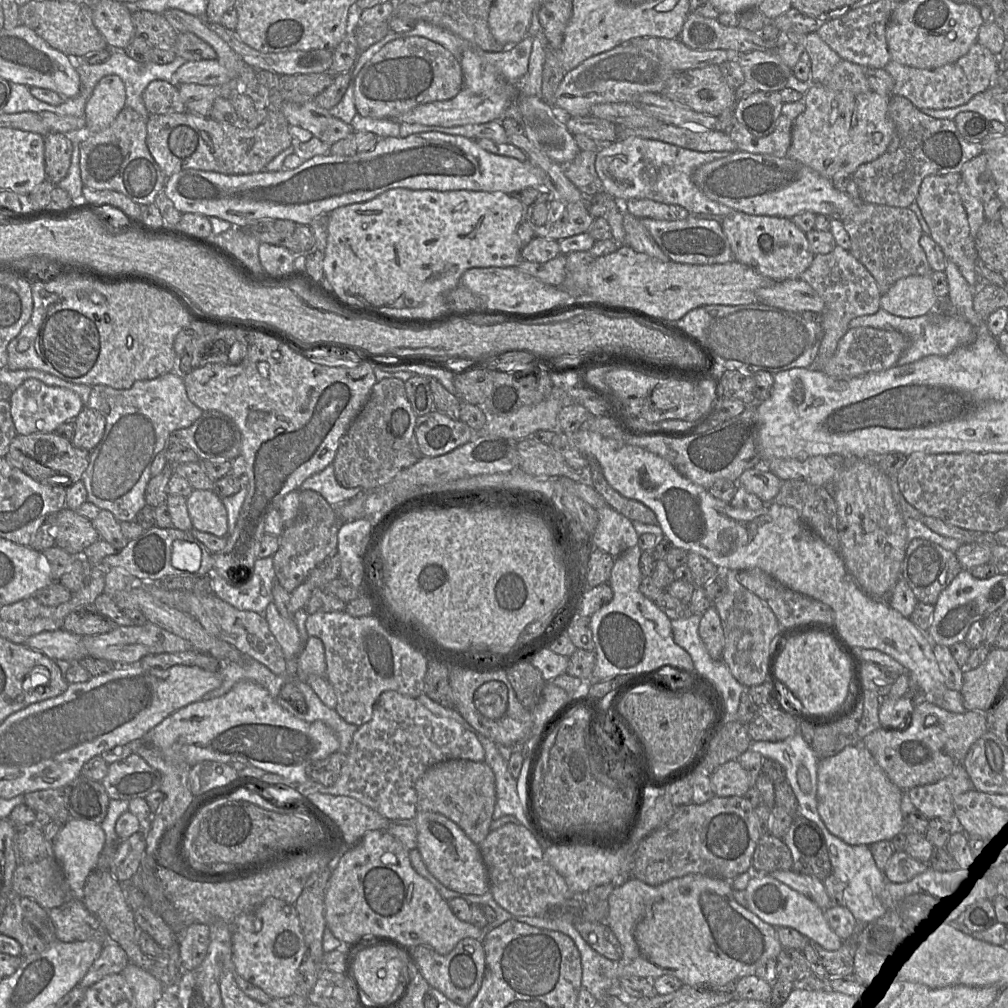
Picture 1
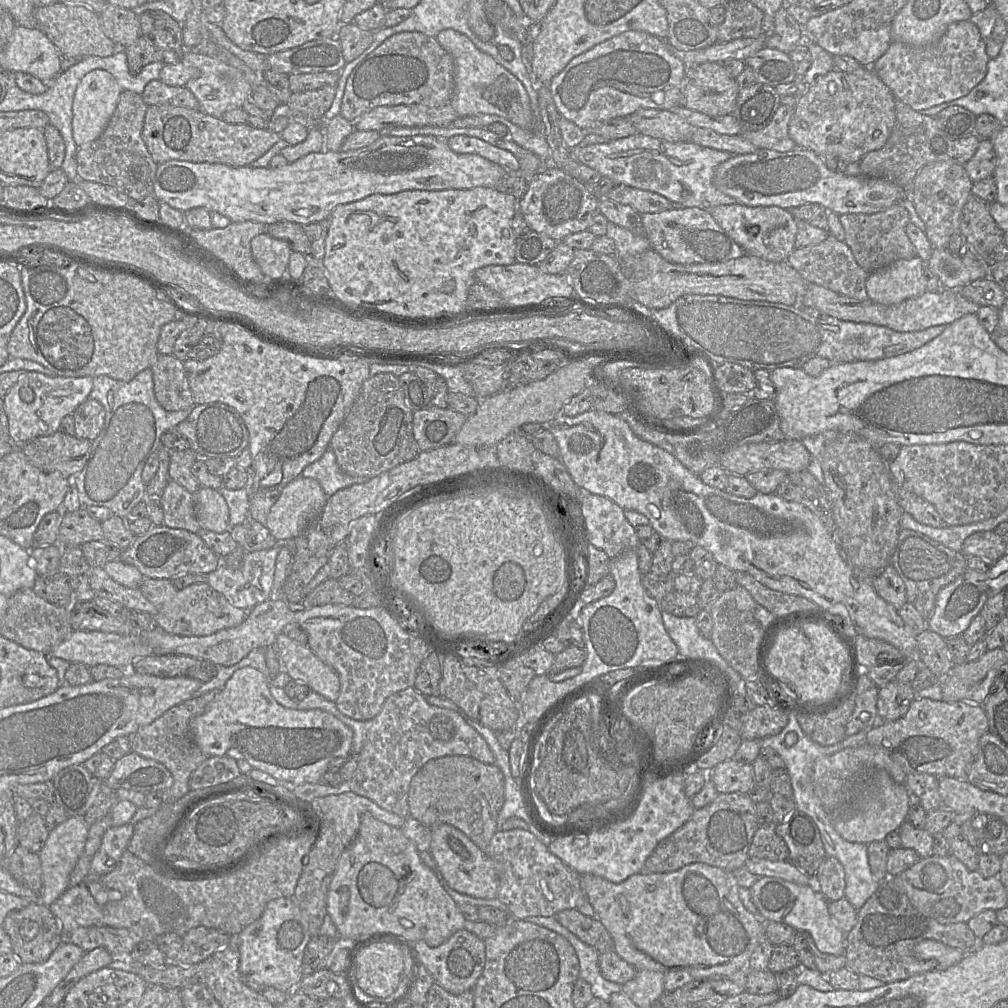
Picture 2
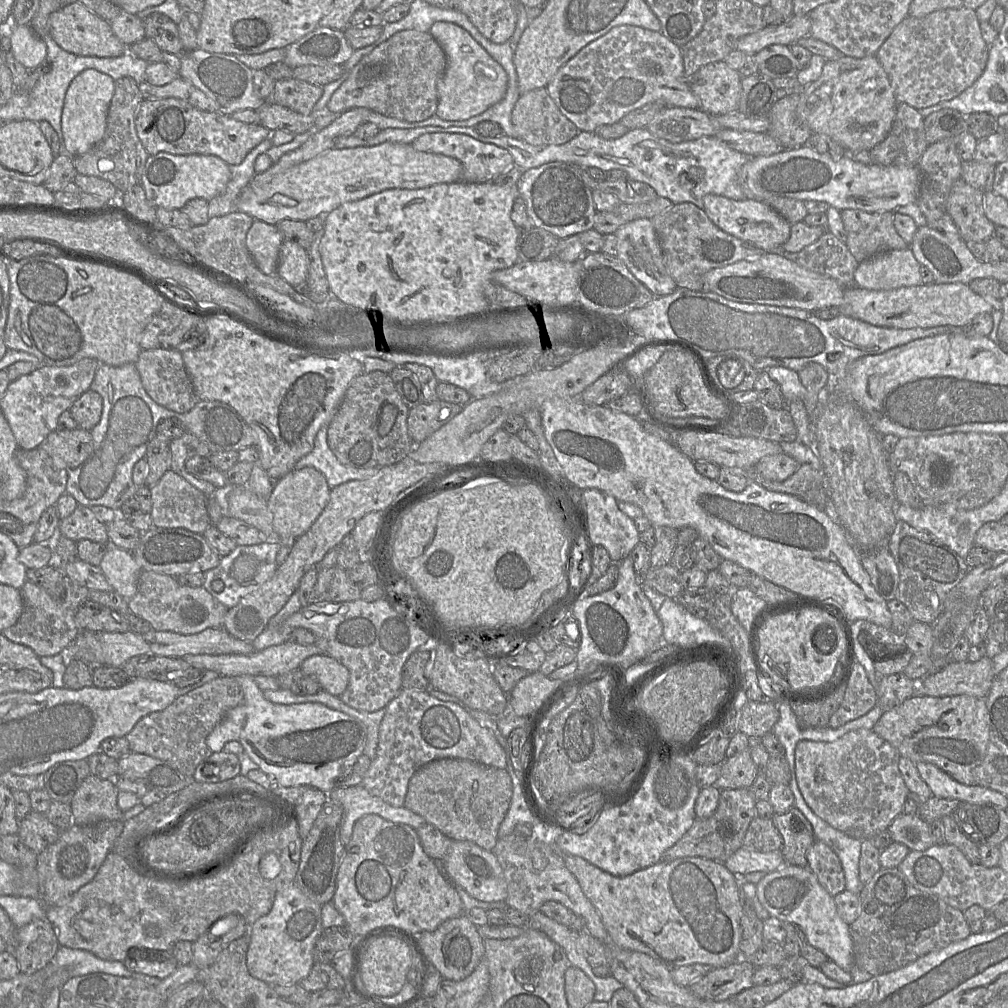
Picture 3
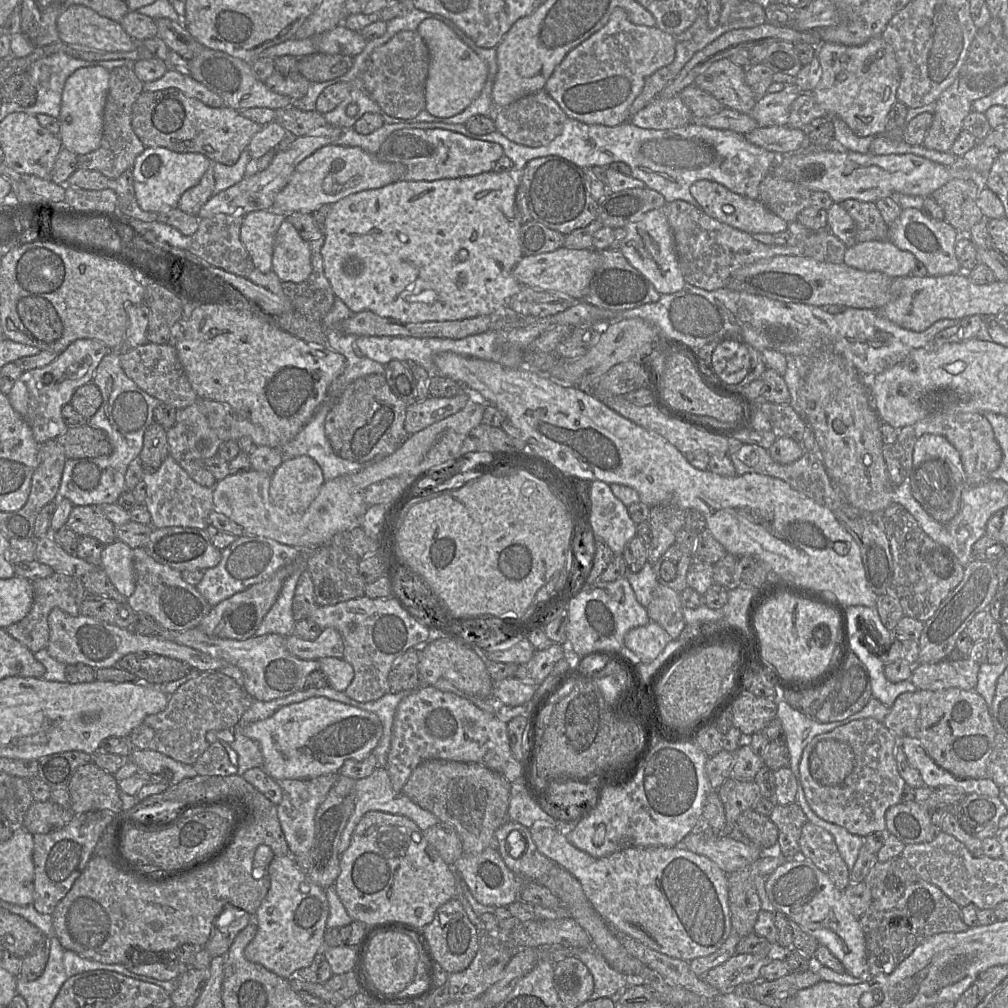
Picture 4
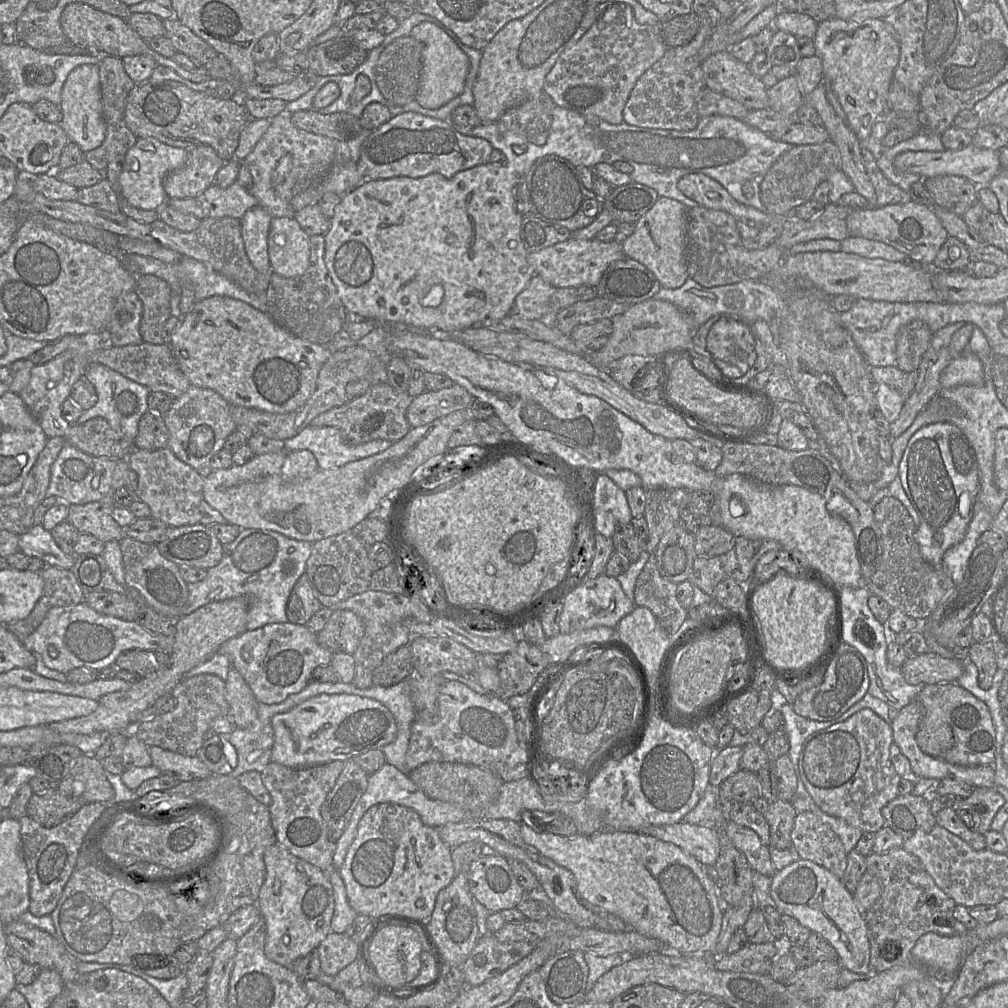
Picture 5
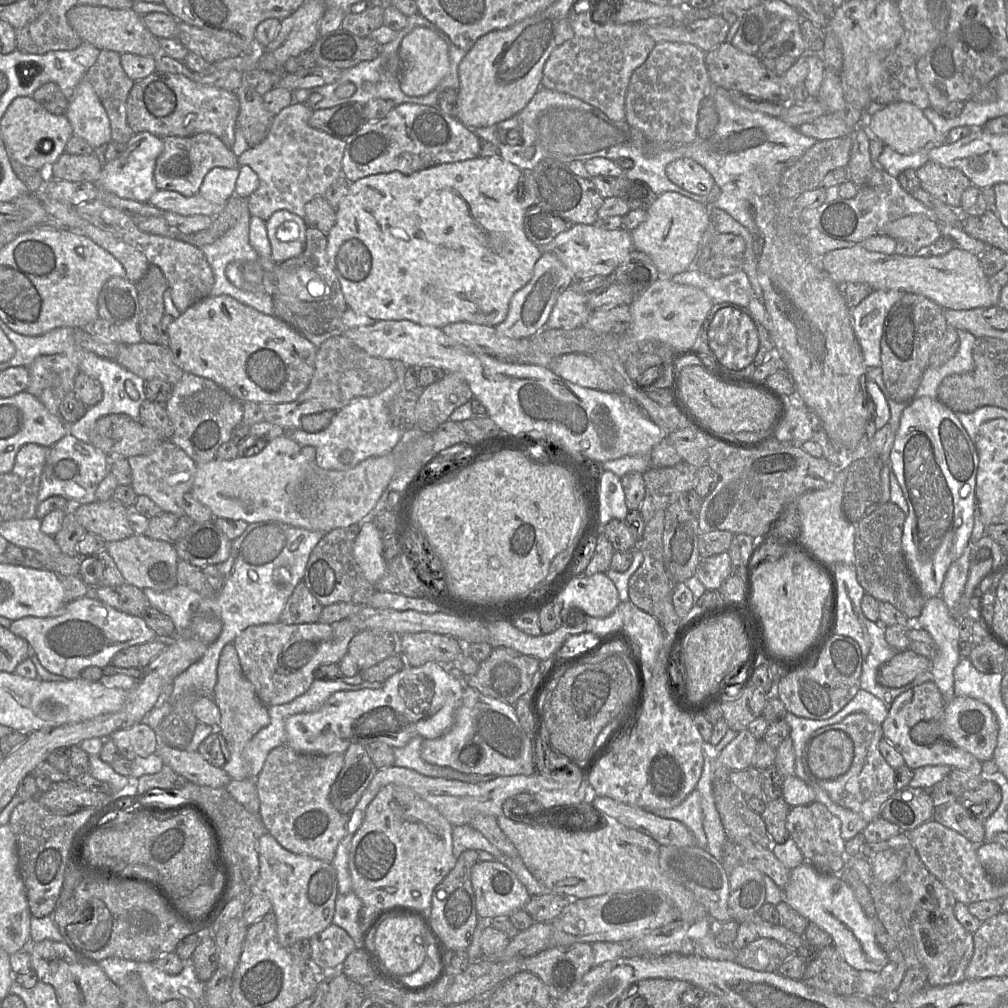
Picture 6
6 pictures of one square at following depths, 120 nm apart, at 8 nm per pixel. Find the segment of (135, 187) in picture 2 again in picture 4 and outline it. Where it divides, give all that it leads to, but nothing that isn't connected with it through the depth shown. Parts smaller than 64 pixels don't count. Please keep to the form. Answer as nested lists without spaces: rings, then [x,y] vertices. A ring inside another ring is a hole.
[[[130,65],[119,66],[109,71],[109,90],[103,112],[100,146],[93,152],[79,155],[78,168],[96,170],[112,181],[132,169],[136,157],[146,148],[131,126],[132,105],[142,92],[143,82],[138,79]]]

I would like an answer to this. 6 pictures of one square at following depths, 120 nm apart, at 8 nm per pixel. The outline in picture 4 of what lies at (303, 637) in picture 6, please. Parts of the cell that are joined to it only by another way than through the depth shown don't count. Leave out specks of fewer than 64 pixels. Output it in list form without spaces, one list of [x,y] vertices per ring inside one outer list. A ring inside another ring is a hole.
[[[194,628],[155,636],[166,637],[177,644],[199,650],[213,658],[223,659],[238,667],[244,675],[243,689],[246,694],[250,699],[259,701],[271,701],[304,690],[303,686],[307,676],[315,670],[320,670],[318,660],[302,660],[291,654],[285,646],[285,637],[278,634],[265,634],[246,640],[234,640],[211,637],[199,628]]]

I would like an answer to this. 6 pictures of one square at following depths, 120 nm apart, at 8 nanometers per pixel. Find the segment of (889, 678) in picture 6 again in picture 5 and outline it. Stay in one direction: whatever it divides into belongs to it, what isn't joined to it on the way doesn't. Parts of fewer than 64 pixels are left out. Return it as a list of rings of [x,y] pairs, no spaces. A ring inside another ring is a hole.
[[[930,651],[908,657],[901,666],[903,678],[910,685],[955,683],[964,673],[964,669],[963,662]]]

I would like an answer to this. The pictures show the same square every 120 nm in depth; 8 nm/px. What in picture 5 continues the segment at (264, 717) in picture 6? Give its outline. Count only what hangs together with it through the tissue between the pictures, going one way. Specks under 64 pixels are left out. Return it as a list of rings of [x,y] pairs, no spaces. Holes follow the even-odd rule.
[[[231,667],[228,672],[226,686],[226,700],[229,704],[229,718],[234,728],[246,728],[258,716],[259,702],[242,675]]]

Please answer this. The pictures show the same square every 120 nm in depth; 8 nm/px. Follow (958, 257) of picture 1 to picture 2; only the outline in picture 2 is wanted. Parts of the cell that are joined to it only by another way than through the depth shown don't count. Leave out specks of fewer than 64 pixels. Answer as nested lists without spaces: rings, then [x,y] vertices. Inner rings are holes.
[[[938,161],[925,165],[914,179],[907,199],[913,202],[924,222],[925,234],[934,249],[949,249],[952,235],[960,233],[963,208],[972,195],[972,184],[964,165],[954,161]]]

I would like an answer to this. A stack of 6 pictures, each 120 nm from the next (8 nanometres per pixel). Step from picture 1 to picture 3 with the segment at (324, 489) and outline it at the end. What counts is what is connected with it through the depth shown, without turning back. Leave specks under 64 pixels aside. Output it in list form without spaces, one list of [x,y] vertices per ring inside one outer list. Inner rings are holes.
[[[323,426],[318,431],[313,450],[302,457],[294,466],[300,470],[304,467],[313,467],[320,471],[326,478],[330,489],[353,480],[364,480],[375,475],[380,468],[355,468],[345,466],[336,458],[327,442],[328,426]]]

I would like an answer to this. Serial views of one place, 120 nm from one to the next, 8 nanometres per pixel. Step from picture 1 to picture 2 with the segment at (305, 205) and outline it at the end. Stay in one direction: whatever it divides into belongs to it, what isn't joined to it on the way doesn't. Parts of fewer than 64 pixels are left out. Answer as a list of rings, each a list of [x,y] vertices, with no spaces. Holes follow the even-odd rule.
[[[382,134],[375,142],[360,149],[312,152],[277,168],[170,160],[158,164],[153,196],[158,202],[165,202],[182,212],[202,207],[226,216],[231,222],[253,221],[268,225],[289,221],[304,226],[327,220],[340,204],[373,194],[495,188],[507,173],[500,165],[480,155],[455,153],[443,137]]]

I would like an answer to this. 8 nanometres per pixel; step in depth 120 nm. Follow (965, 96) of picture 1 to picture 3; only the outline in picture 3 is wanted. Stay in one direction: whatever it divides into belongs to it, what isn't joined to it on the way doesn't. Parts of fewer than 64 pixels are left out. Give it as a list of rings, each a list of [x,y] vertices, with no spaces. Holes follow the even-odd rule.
[[[967,7],[937,10],[924,18],[907,16],[898,24],[876,54],[889,77],[898,103],[920,110],[958,97],[970,88],[986,69],[989,46],[982,38],[975,10]]]

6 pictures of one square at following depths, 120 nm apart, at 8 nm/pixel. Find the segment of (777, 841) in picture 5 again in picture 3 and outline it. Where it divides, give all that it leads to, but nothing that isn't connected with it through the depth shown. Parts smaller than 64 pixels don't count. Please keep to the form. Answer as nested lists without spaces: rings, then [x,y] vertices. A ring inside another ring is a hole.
[[[793,807],[785,814],[775,814],[772,821],[783,838],[781,854],[785,862],[808,867],[807,853],[816,840],[808,819]]]

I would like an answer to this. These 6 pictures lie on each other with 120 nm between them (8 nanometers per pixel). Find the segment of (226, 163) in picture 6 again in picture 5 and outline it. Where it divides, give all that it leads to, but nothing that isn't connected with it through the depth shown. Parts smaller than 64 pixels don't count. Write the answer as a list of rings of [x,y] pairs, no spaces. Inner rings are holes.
[[[201,144],[186,150],[188,158],[184,166],[169,172],[163,180],[163,188],[167,199],[184,199],[198,196],[213,184],[217,172],[225,163],[209,145]]]

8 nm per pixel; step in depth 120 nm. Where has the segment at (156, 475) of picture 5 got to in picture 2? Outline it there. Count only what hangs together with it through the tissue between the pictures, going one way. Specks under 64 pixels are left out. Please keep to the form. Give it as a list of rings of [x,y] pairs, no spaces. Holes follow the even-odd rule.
[[[169,480],[160,496],[163,525],[185,529],[197,534],[201,529],[195,515],[193,494],[175,481]]]

